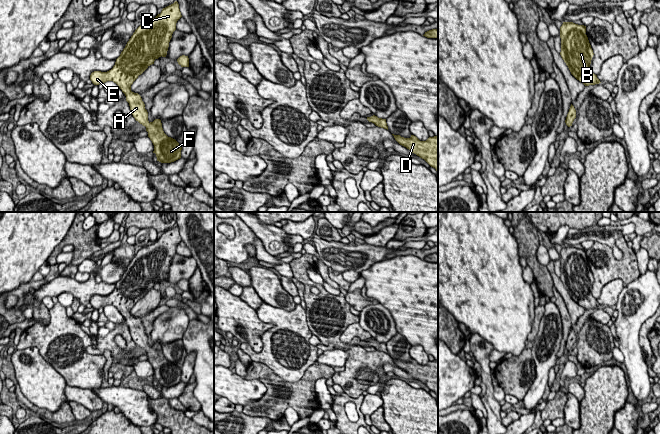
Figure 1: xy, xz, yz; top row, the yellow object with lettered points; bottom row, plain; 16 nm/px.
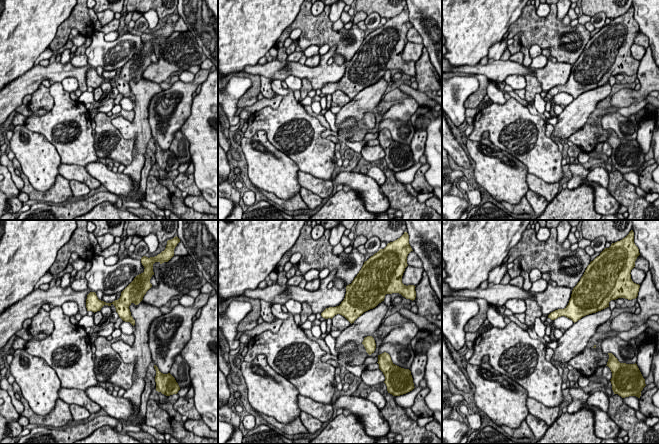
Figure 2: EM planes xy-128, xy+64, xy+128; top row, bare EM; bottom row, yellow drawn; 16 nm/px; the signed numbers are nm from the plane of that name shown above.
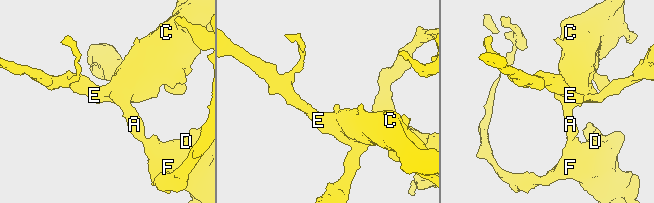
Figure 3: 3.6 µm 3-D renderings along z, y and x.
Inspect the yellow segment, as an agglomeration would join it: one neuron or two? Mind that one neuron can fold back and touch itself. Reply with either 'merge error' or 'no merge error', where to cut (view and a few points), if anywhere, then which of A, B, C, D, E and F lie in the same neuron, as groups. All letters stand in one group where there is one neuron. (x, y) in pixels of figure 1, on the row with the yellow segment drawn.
no merge error; no cut; A B C D E F

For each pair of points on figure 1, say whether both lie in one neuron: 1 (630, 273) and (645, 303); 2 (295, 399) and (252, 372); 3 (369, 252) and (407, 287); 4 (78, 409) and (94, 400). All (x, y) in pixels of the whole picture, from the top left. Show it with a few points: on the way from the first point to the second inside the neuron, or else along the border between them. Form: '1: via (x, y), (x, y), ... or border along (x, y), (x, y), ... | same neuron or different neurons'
1: border along (639, 276), (627, 285) | different neurons
2: via (285, 388), (284, 385), (275, 384), (263, 373) | same neuron
3: border along (382, 259), (359, 272) | different neurons
4: border along (69, 400), (76, 401), (91, 411) | different neurons

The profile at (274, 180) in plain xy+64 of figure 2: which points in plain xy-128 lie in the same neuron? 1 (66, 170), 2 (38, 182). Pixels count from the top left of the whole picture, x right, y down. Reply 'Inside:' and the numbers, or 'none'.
Inside: 2

